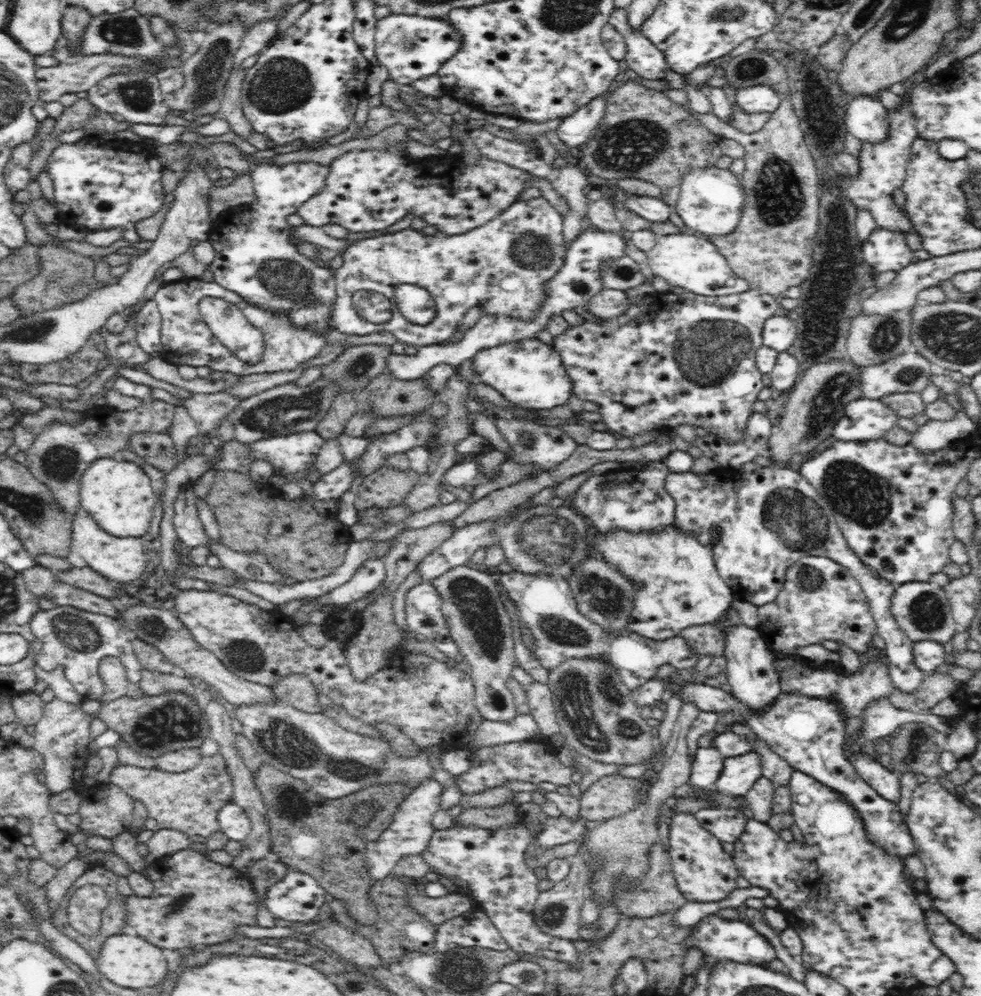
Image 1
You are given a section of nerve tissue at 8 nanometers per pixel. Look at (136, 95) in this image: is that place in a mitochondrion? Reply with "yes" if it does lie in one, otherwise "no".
yes

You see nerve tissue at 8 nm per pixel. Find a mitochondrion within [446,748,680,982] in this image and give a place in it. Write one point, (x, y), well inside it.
(555, 915)

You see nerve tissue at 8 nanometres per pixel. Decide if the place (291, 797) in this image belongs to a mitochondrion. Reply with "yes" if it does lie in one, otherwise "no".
yes

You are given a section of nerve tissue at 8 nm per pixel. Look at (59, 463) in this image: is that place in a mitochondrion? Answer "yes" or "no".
yes

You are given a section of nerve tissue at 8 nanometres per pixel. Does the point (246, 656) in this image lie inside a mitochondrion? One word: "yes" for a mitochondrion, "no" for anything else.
yes

